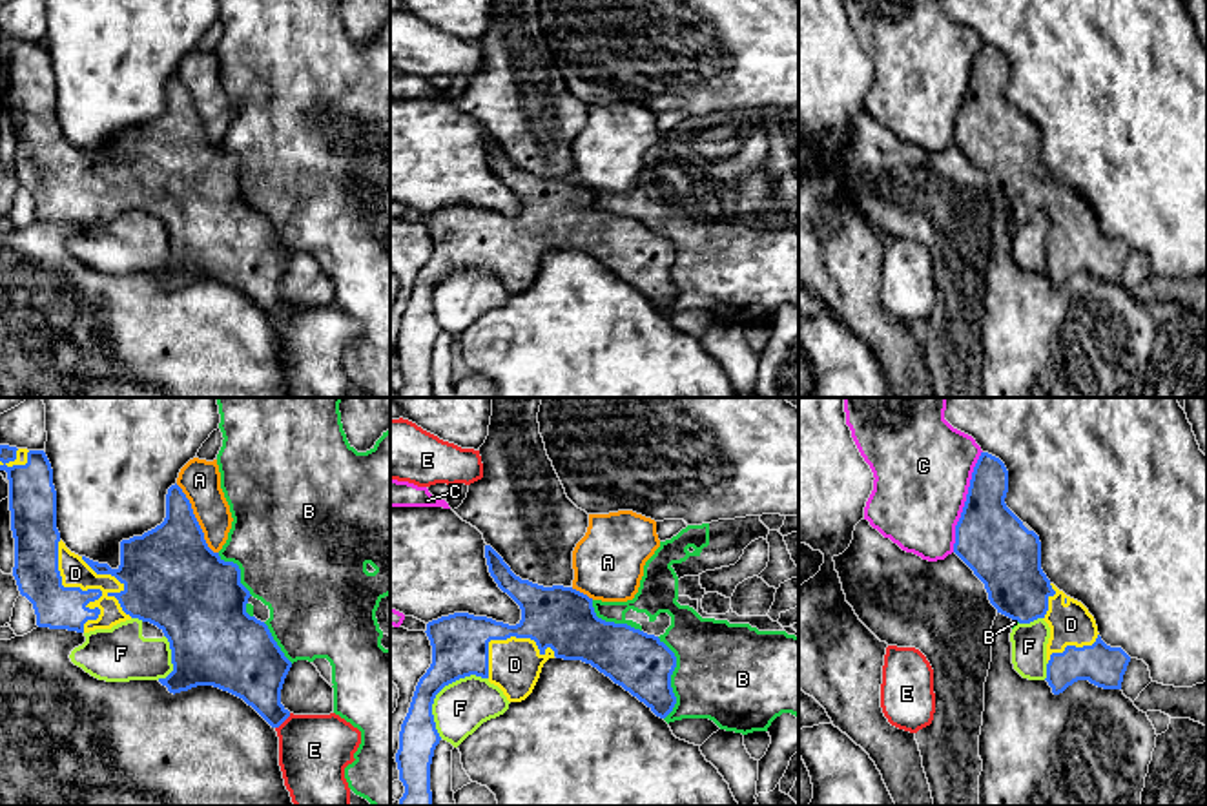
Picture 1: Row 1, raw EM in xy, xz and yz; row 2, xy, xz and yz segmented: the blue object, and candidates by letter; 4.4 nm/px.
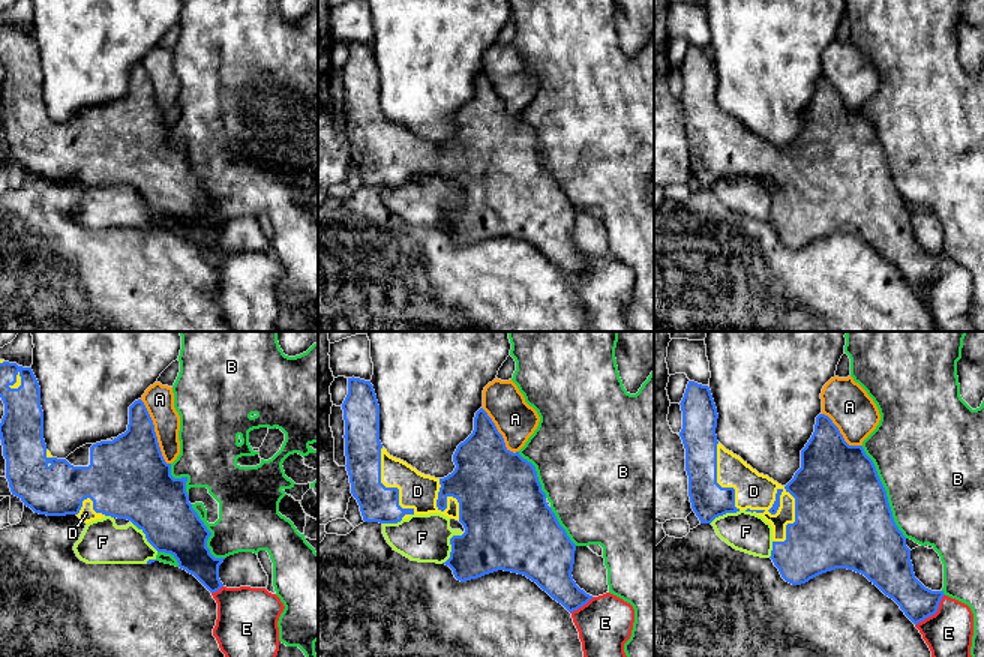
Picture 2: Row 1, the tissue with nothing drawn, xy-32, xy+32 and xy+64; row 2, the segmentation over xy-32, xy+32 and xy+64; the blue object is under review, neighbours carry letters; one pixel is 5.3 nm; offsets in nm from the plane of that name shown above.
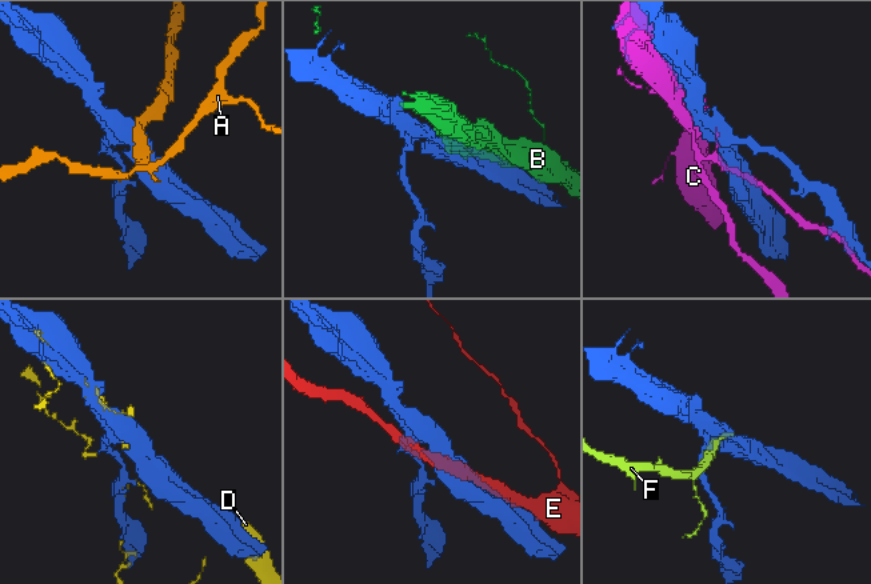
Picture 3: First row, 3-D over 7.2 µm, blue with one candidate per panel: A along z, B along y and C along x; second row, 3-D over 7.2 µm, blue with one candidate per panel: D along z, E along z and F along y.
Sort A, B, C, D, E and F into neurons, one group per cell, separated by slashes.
A / B F / C / D / E

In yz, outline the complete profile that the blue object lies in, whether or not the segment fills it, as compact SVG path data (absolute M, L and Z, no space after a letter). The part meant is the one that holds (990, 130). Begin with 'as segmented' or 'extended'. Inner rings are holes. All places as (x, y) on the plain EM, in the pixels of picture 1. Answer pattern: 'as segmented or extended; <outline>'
extended; M981 44L968 78L961 109L955 117L954 144L985 175L990 195L997 204L1030 215L1043 210L1050 219L1047 235L1047 274L1054 286L1078 272L1088 272L1103 281L1121 281L1130 248L1121 239L1107 237L1088 201L1059 182L1041 160L1041 133L1034 122L1006 98L1008 62L1005 55Z

